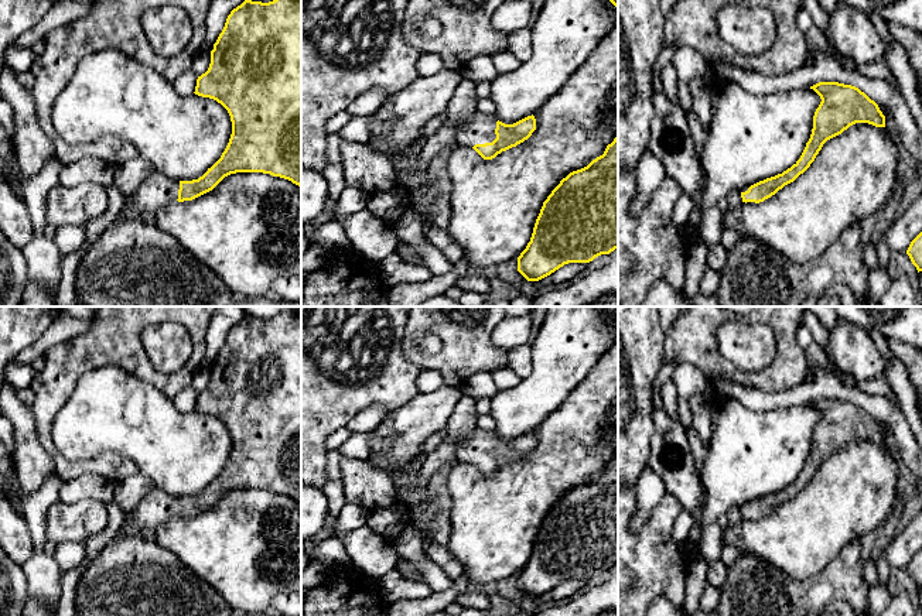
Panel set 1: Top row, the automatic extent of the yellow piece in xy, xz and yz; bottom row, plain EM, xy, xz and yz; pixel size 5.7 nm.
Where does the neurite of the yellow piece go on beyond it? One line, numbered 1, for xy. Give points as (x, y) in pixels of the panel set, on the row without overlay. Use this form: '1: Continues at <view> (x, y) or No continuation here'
1: Continues at xy (157, 507)

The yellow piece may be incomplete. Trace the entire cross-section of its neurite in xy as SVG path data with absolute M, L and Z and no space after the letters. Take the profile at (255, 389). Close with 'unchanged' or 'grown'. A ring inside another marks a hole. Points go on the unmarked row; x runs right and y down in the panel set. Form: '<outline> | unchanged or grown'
M286 307L269 319L245 316L233 325L214 360L208 387L197 396L194 410L216 417L230 432L232 451L221 475L192 497L171 496L154 486L140 504L126 514L116 535L139 535L144 528L156 530L173 519L192 517L236 489L270 490L301 503L301 307Z | grown

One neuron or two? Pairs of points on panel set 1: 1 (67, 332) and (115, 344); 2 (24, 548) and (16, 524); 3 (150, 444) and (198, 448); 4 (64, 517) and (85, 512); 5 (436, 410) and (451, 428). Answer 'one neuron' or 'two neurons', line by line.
1: two neurons
2: one neuron
3: one neuron
4: one neuron
5: two neurons

